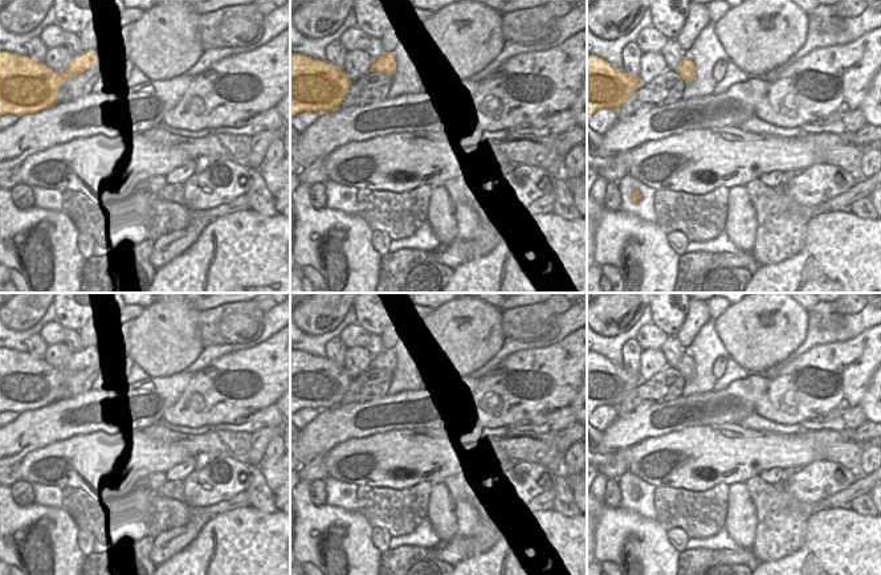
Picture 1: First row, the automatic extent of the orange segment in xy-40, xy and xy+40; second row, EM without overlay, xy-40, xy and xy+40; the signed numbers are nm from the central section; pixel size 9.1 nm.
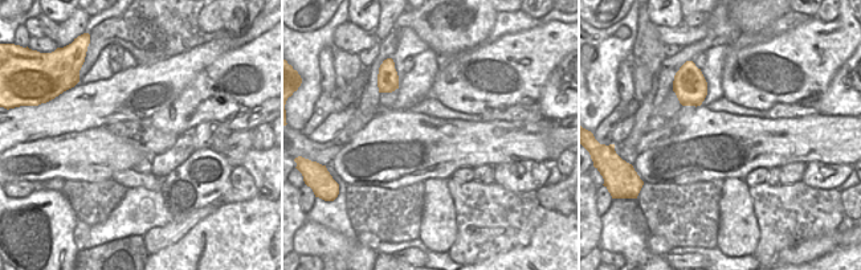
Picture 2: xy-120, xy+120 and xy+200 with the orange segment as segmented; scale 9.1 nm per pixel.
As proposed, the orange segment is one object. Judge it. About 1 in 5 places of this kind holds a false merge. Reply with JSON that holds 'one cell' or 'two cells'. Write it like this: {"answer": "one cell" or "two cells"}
{"answer": "one cell"}

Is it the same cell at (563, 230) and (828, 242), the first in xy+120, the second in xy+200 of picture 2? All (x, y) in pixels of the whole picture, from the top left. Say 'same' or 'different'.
different

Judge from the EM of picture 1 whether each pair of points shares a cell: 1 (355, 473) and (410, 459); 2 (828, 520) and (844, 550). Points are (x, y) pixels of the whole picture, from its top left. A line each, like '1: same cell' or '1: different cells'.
1: same cell
2: same cell

